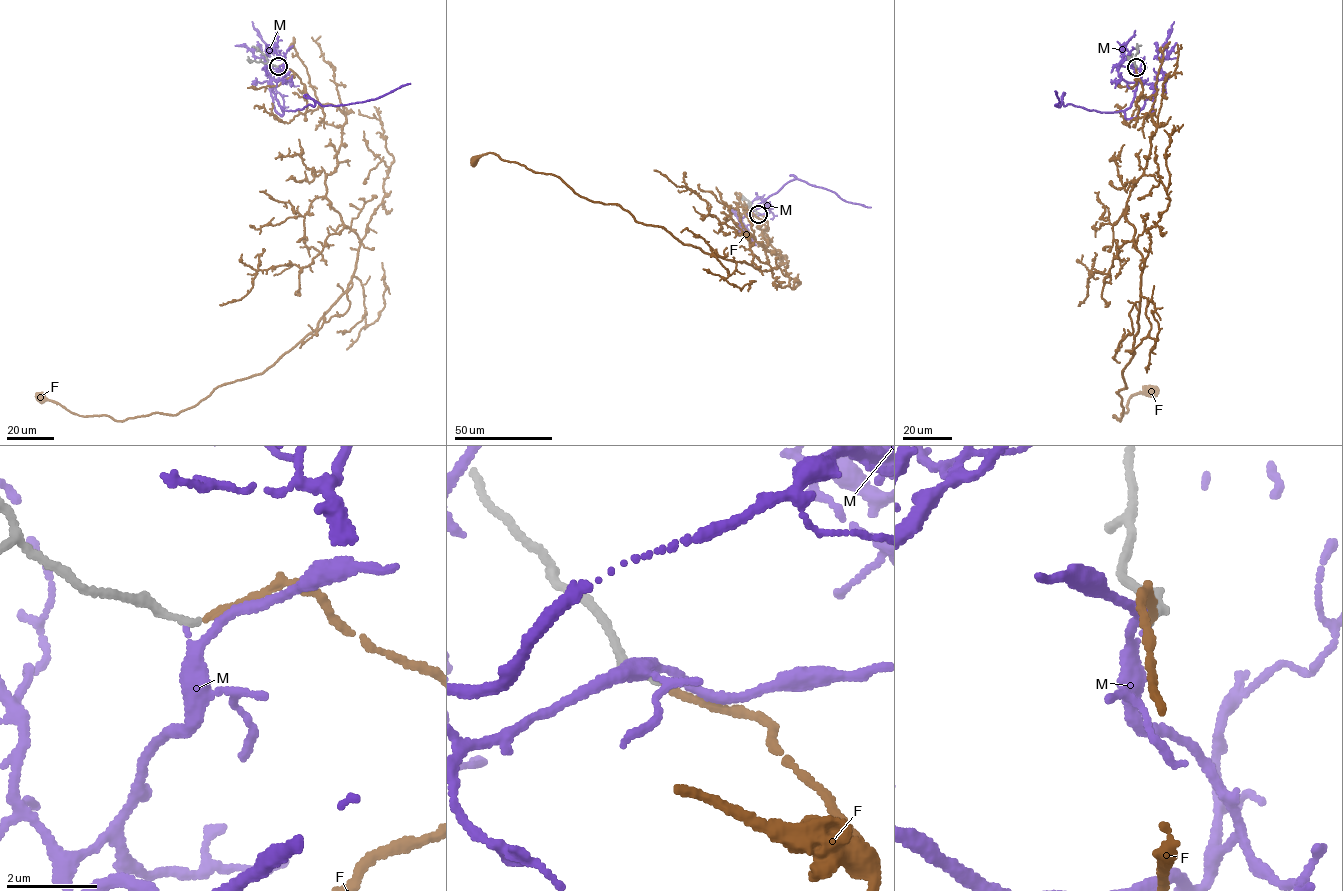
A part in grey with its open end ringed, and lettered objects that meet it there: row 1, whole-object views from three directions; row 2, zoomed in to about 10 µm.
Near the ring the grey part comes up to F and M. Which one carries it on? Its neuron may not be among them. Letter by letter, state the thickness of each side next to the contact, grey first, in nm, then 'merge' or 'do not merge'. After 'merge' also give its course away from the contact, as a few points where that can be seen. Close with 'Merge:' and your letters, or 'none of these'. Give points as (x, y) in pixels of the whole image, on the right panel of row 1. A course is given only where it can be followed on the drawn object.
F: 160/150 nm | merge | via (1135, 67), (1137, 115), (1153, 113), (1156, 131), (1127, 202), (1144, 266), (1113, 417), (1150, 390)
M: 200/150 nm | do not merge
Merge: F

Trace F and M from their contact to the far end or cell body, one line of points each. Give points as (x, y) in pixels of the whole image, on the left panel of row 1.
F: (278, 66), (307, 111), (345, 116), (325, 182), (360, 243), (347, 290), (261, 373), (175, 415), (40, 396)
M: (277, 66), (271, 79), (272, 90), (284, 110), (302, 110), (317, 102), (326, 105), (361, 102), (410, 83)

